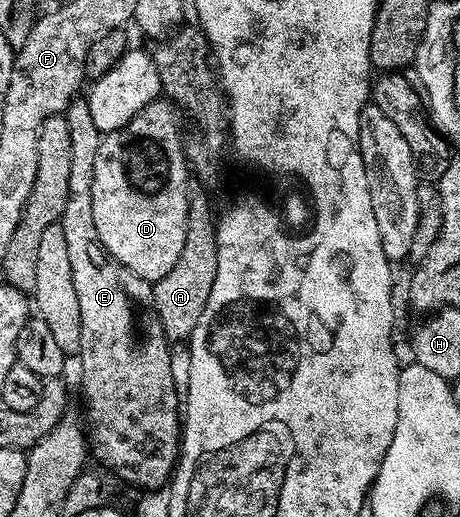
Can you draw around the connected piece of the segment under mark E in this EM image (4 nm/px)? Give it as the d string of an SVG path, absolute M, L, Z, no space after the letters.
M74 99L70 101L69 106L64 111L63 116L67 119L67 128L71 134L71 180L67 182L67 207L63 207L63 215L59 224L63 227L63 236L67 238L67 256L71 263L71 283L75 285L75 299L79 301L79 323L81 324L81 393L85 396L85 417L87 422L87 445L93 453L102 461L104 468L116 478L122 477L129 485L134 485L137 491L152 491L162 488L172 478L173 470L177 468L179 454L181 452L181 443L183 440L183 401L178 397L175 391L175 379L171 379L171 371L175 368L175 361L169 354L171 342L163 331L163 323L159 323L157 313L153 309L153 286L148 281L139 279L123 263L115 260L103 246L101 240L97 238L95 231L95 211L91 208L91 183L93 182L93 168L95 167L95 155L99 155L99 143L102 139L102 133L99 127L95 127L91 119L91 107L88 100Z

